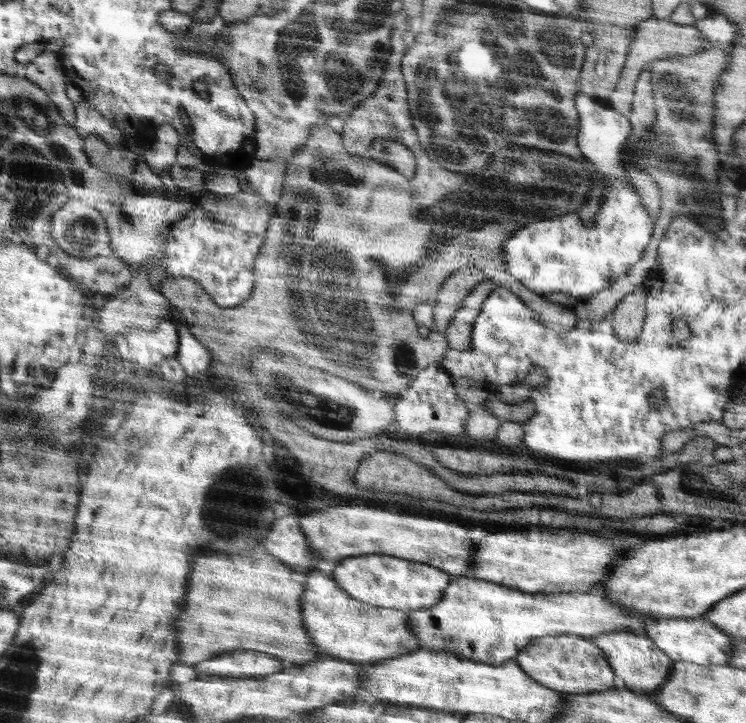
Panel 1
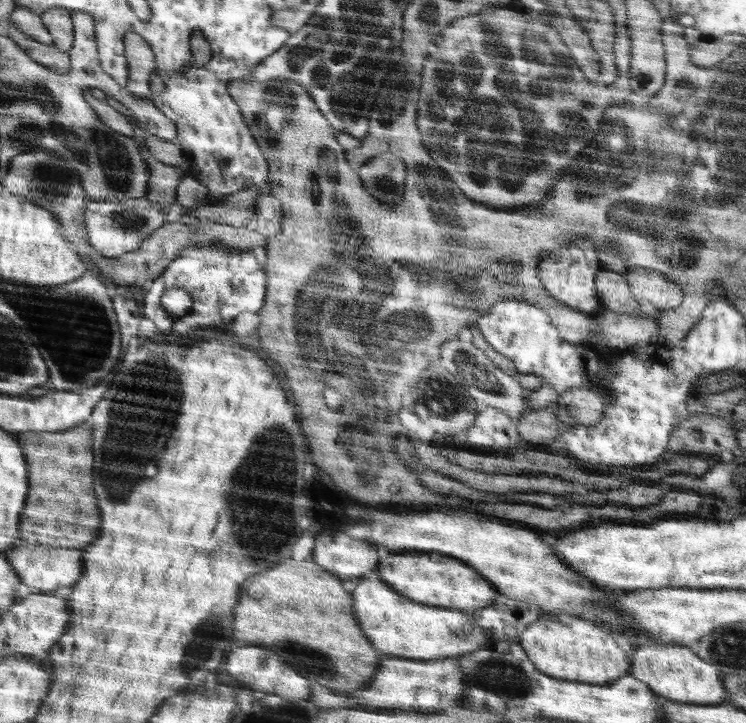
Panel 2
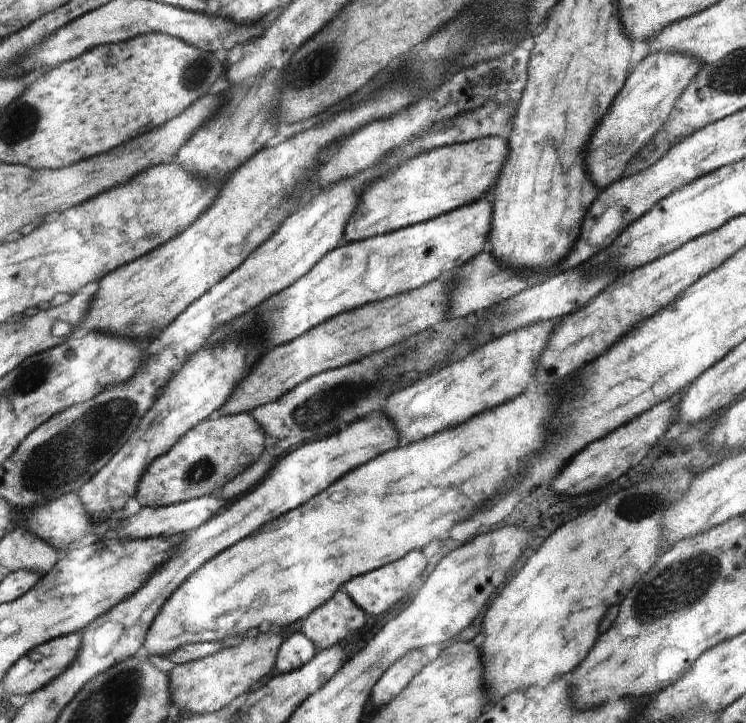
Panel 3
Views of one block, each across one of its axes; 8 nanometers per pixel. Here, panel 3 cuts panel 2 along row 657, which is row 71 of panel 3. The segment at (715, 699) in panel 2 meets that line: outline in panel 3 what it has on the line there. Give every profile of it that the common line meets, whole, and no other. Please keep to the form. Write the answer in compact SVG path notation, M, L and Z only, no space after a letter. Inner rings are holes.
M674 48L670 52L650 54L634 67L620 94L613 100L608 114L602 119L601 126L586 146L586 168L590 172L590 180L598 184L598 188L609 186L625 175L632 161L661 130L670 112L677 107L678 100L697 78L698 72L702 72L702 68L704 62L690 54L676 52Z

